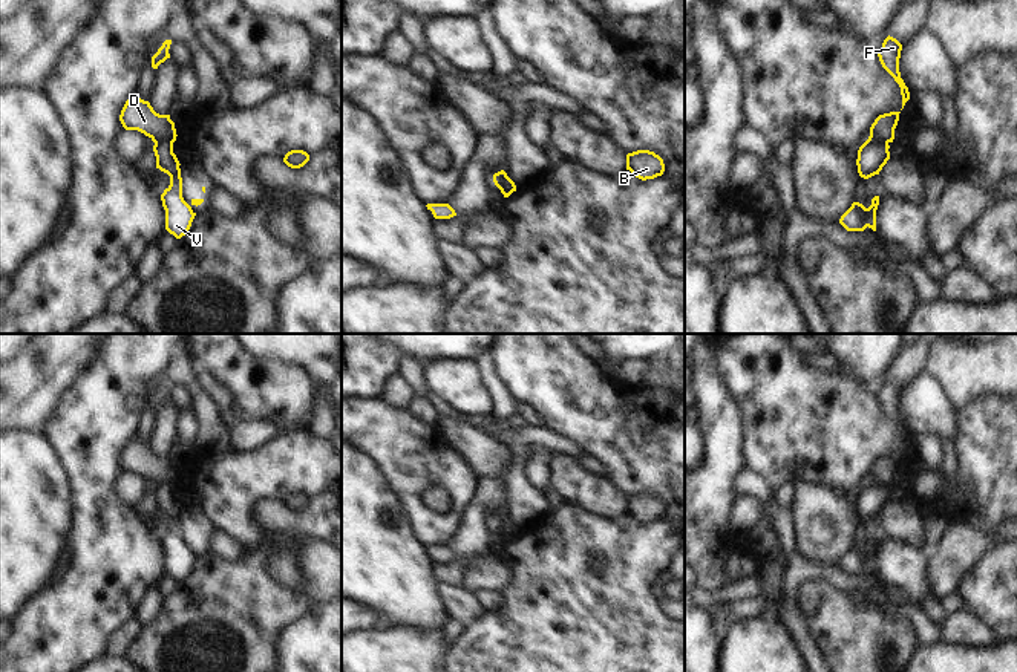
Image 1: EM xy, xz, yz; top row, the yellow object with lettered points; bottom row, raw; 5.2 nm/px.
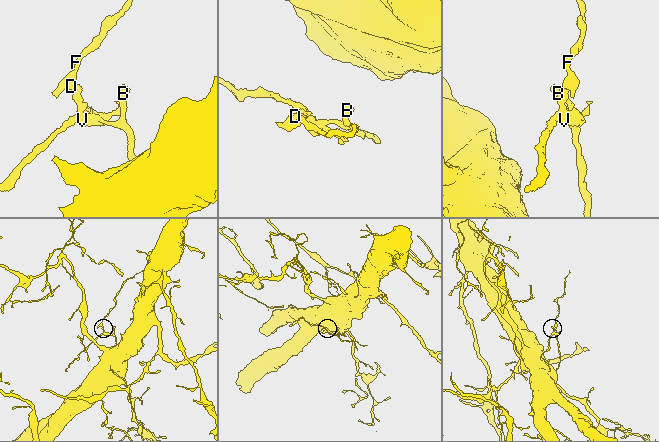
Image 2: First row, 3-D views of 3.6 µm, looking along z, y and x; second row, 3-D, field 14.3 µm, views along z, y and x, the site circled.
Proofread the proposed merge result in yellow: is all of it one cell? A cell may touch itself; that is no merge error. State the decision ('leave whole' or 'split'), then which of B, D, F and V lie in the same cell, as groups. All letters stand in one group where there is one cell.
split; groups B V / D F

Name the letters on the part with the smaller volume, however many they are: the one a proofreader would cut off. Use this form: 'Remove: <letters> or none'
Remove: D, F

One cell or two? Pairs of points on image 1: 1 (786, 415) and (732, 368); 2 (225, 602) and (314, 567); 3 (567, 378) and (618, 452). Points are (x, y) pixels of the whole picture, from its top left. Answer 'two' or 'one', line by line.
1: one
2: one
3: one

